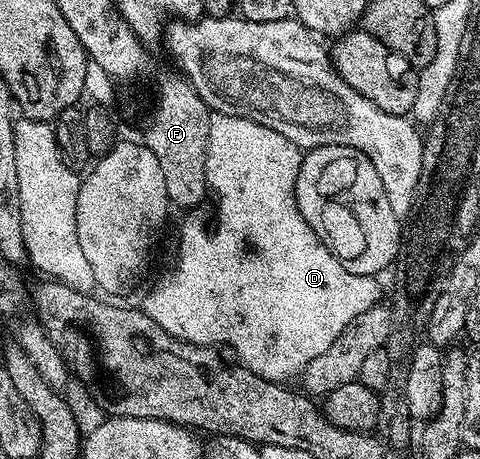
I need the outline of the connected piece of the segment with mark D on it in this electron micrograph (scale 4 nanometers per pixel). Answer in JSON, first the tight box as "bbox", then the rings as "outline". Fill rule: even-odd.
{"bbox":[142,114,379,384],"outline":[[[212,114],[209,121],[209,137],[207,138],[207,156],[205,157],[205,173],[207,174],[207,185],[210,194],[215,195],[215,228],[210,231],[199,219],[187,219],[183,223],[183,228],[179,231],[179,264],[156,285],[151,291],[151,296],[143,303],[142,314],[147,319],[157,321],[165,333],[183,340],[184,343],[196,343],[202,347],[215,347],[224,343],[227,347],[235,350],[235,355],[240,364],[246,367],[255,375],[260,375],[262,379],[268,379],[274,383],[286,384],[290,375],[298,376],[304,367],[313,361],[313,357],[321,357],[337,337],[343,335],[349,324],[354,321],[365,309],[376,306],[379,299],[379,279],[373,275],[358,275],[349,273],[344,263],[340,261],[331,250],[321,242],[317,233],[301,217],[297,209],[297,197],[295,196],[295,186],[297,185],[297,173],[301,169],[301,161],[304,152],[293,141],[281,137],[273,129],[261,125],[252,119],[237,117],[236,115],[216,115]]]}

